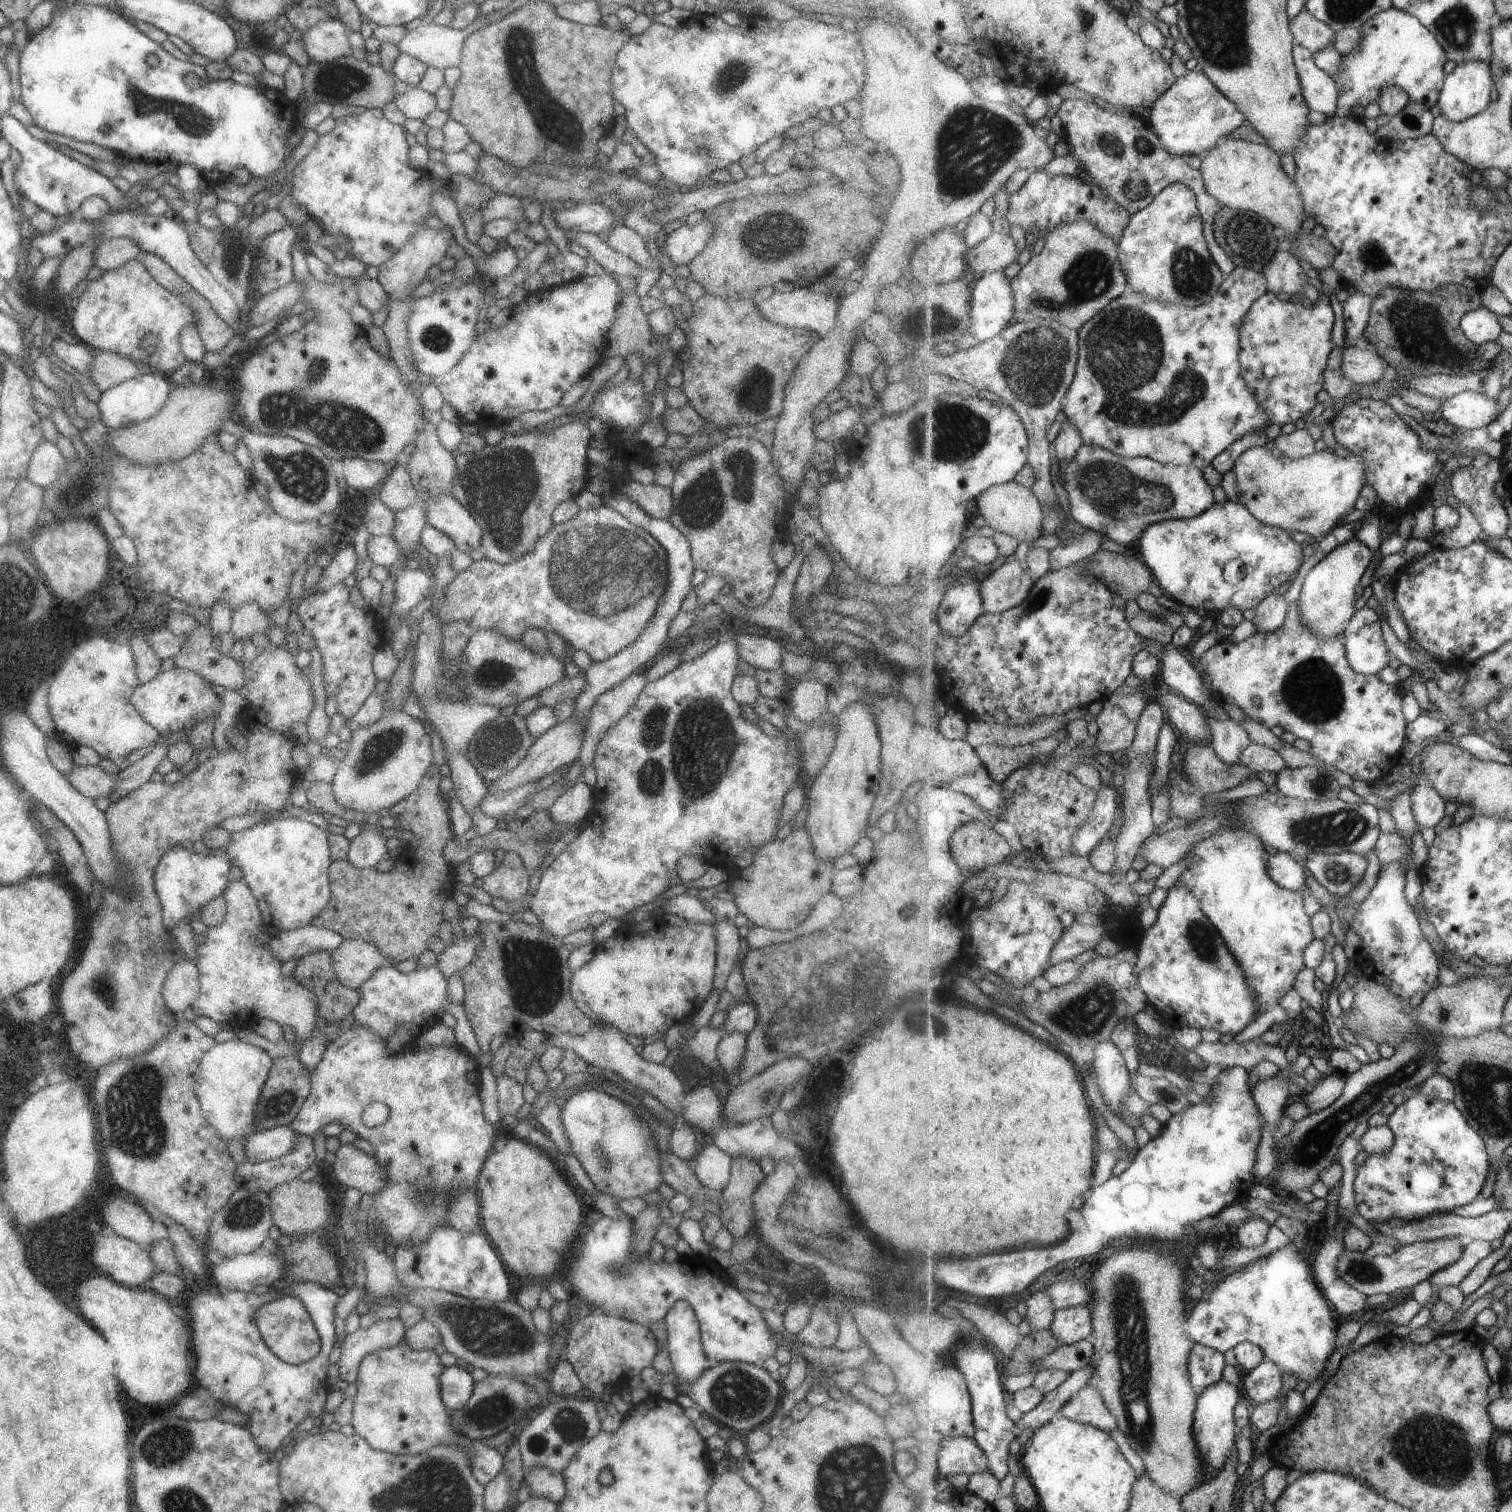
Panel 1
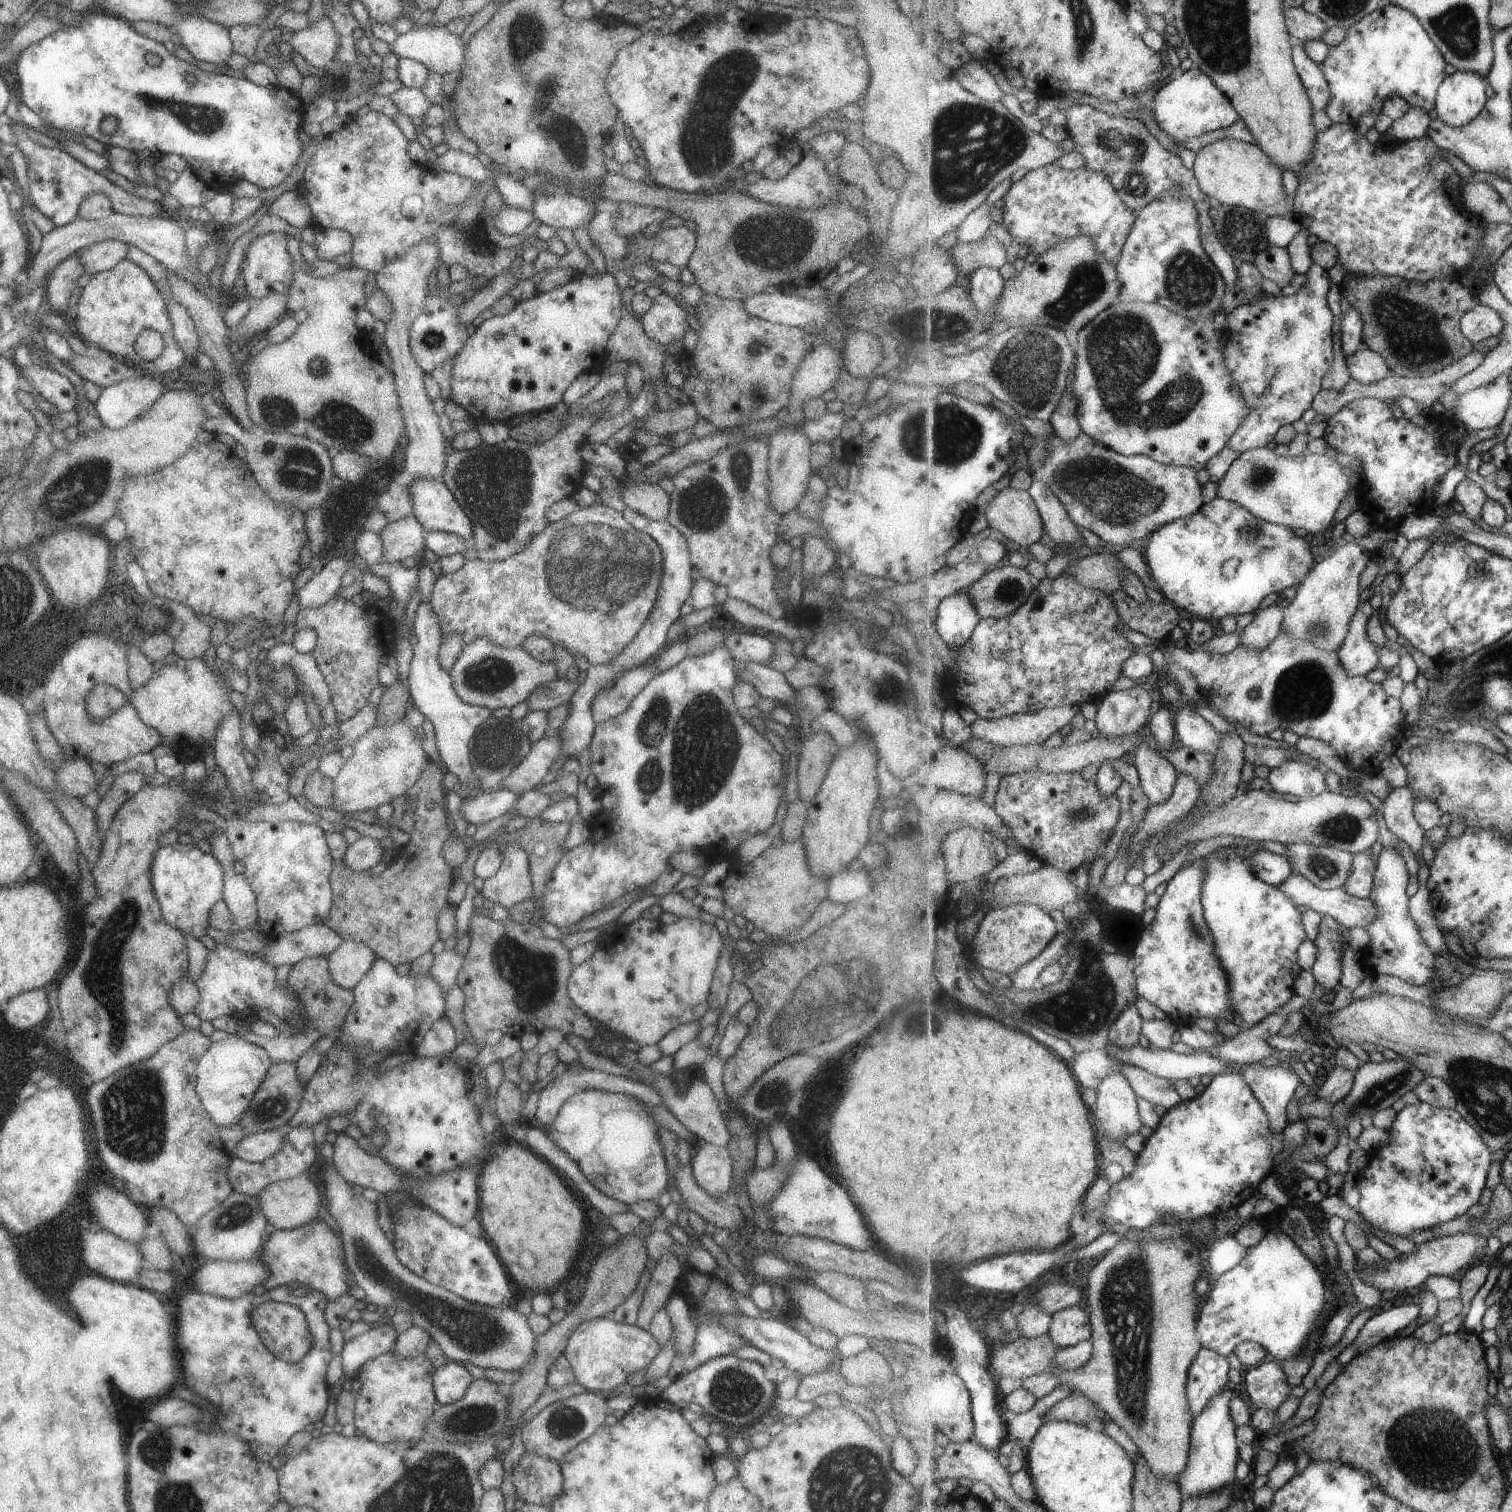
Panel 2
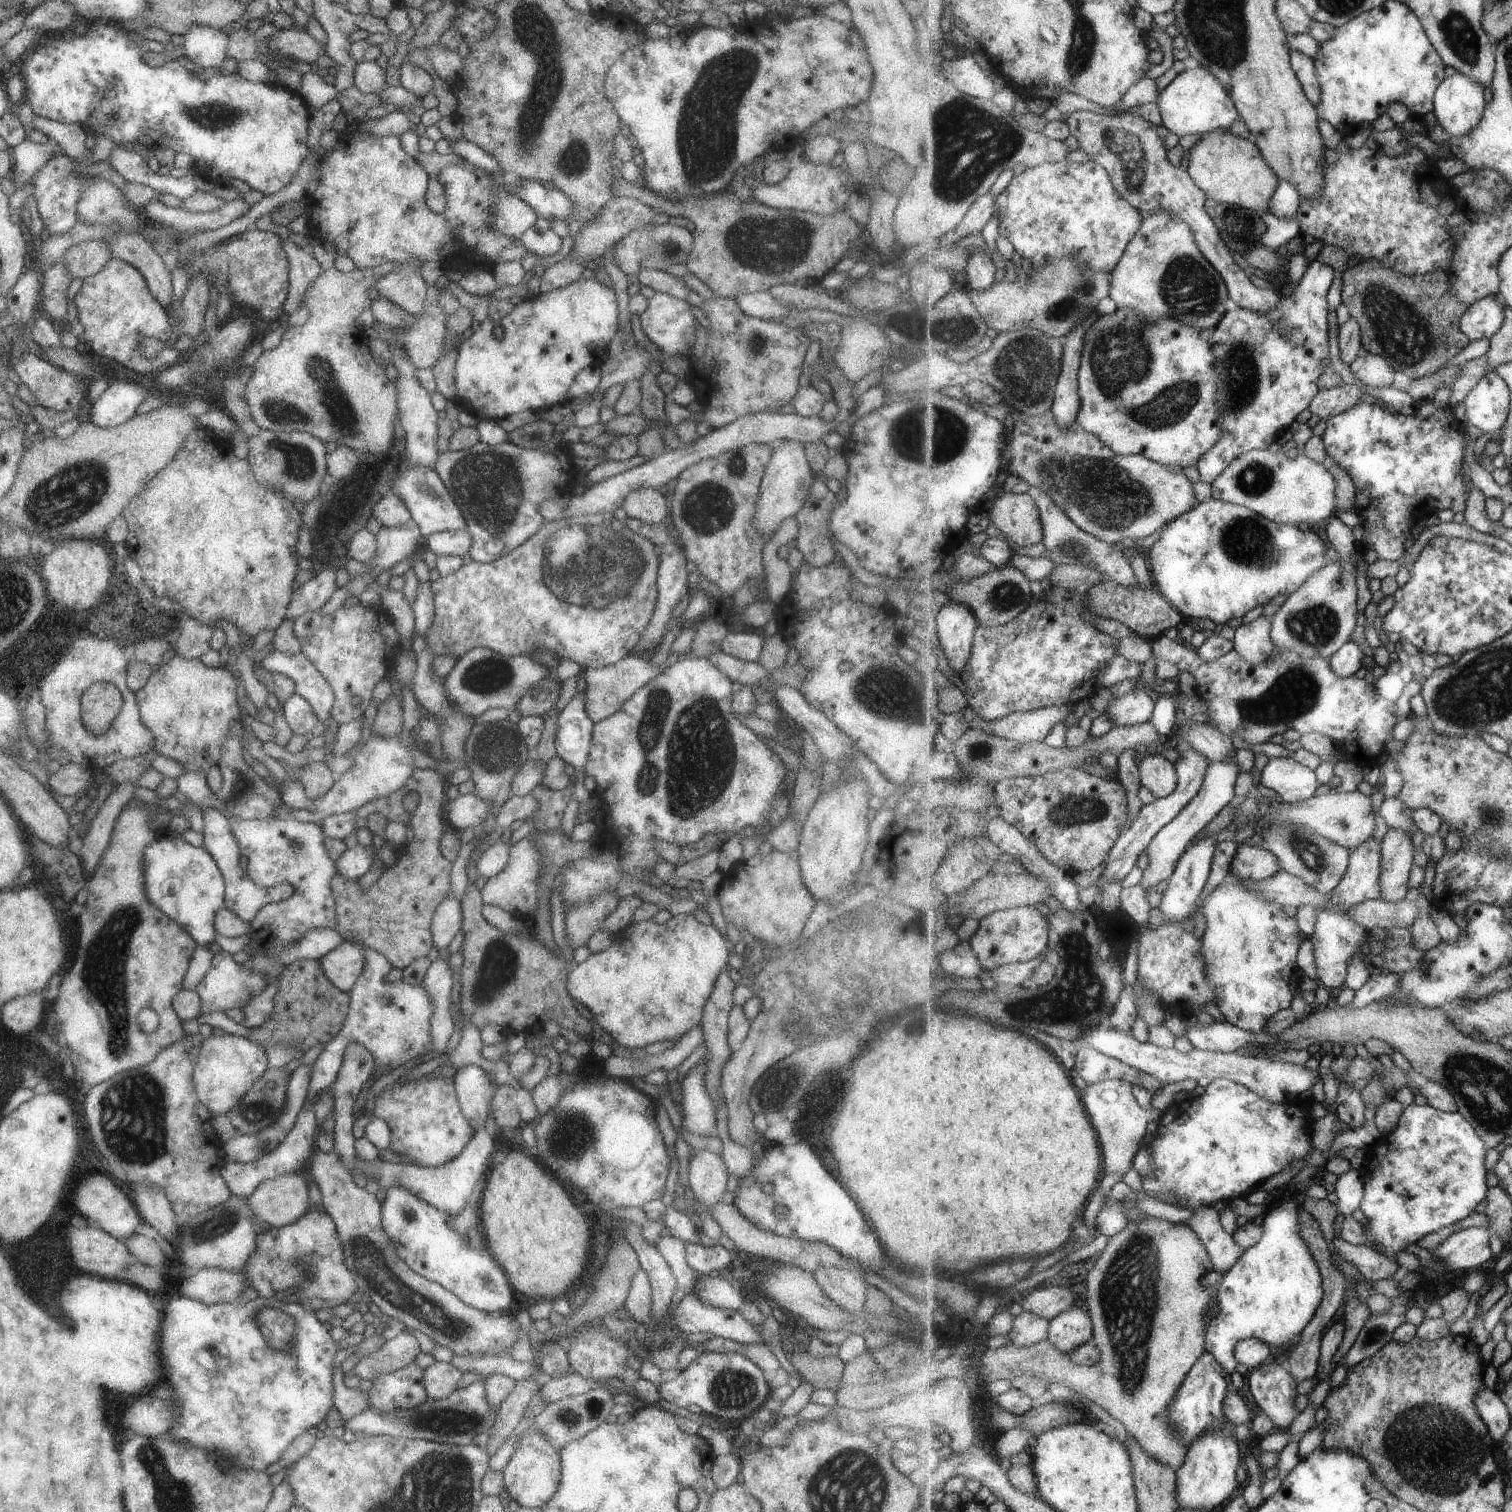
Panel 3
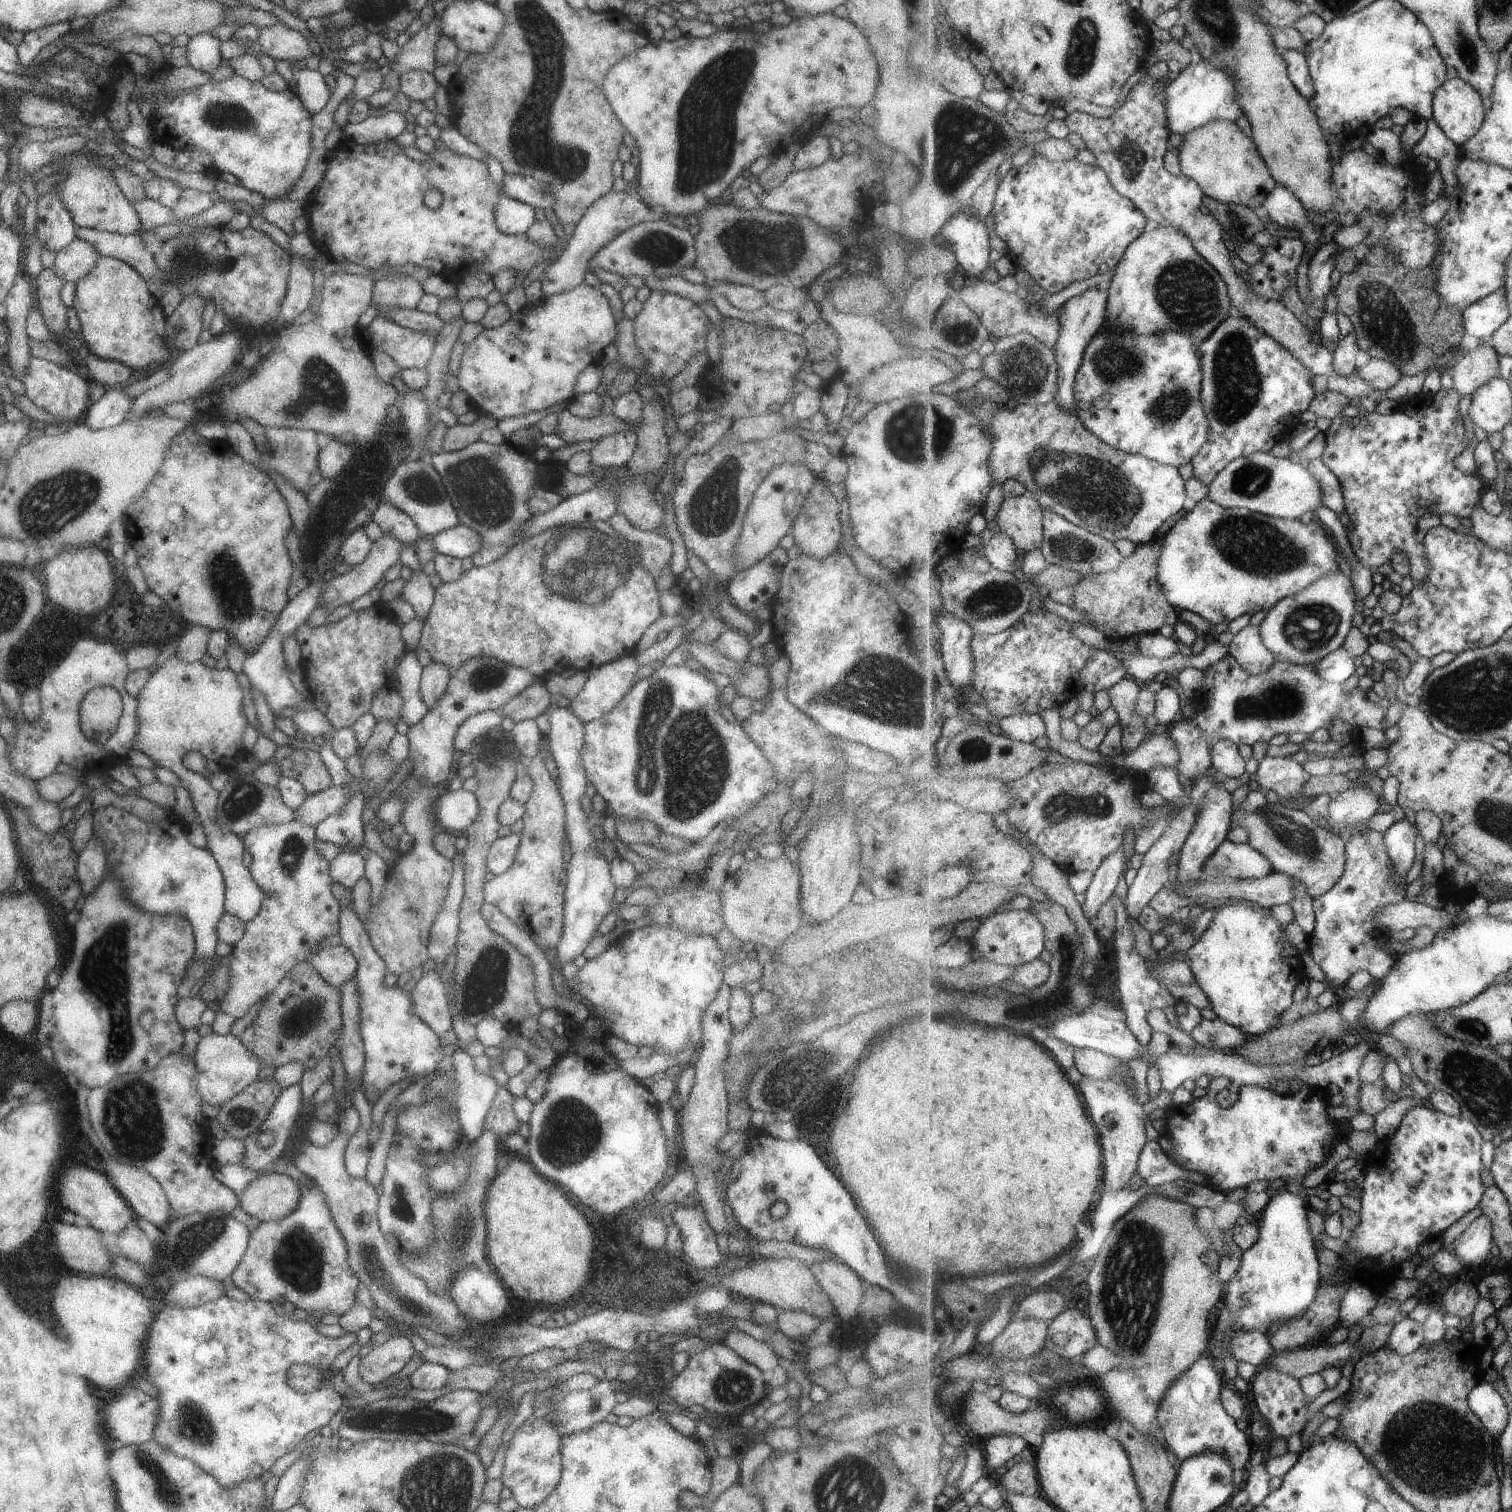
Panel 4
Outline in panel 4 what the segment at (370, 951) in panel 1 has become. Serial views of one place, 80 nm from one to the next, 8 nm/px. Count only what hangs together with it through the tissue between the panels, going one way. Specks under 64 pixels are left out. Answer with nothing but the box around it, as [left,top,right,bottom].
[307,944,357,988]

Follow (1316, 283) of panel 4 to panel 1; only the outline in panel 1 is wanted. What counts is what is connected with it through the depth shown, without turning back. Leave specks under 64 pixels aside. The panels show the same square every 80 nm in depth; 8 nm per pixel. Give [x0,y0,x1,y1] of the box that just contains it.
[1211,283,1337,475]

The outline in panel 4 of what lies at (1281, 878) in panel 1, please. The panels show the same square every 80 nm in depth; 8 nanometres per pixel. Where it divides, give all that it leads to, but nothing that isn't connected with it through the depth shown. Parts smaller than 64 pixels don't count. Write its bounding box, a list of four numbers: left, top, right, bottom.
[1203,839,1274,879]

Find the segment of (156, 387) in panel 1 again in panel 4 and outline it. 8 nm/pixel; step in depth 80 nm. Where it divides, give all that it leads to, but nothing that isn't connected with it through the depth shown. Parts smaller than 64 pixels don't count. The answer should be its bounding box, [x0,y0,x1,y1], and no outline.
[83,387,132,430]

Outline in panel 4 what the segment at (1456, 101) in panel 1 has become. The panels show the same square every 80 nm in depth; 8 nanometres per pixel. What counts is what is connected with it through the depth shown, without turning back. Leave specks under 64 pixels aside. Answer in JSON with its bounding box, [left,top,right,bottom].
[1433,77,1484,147]

